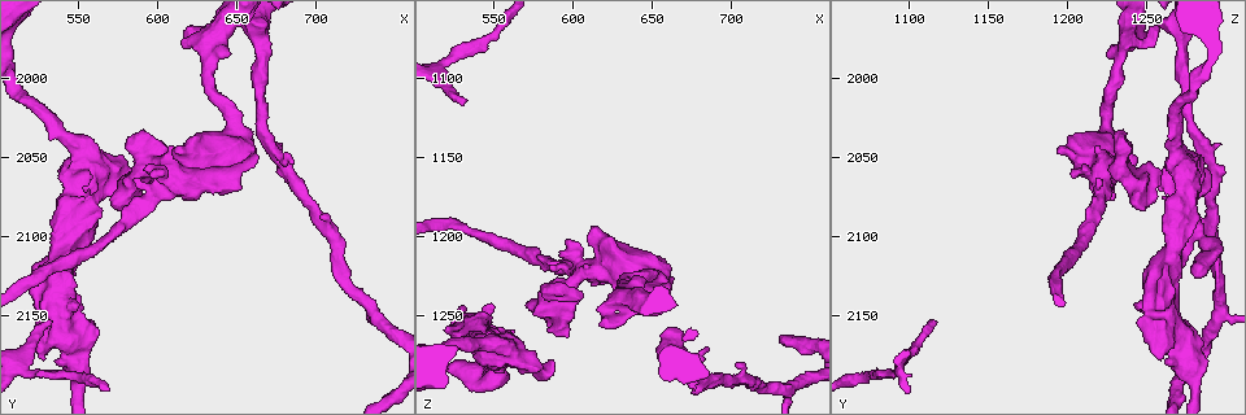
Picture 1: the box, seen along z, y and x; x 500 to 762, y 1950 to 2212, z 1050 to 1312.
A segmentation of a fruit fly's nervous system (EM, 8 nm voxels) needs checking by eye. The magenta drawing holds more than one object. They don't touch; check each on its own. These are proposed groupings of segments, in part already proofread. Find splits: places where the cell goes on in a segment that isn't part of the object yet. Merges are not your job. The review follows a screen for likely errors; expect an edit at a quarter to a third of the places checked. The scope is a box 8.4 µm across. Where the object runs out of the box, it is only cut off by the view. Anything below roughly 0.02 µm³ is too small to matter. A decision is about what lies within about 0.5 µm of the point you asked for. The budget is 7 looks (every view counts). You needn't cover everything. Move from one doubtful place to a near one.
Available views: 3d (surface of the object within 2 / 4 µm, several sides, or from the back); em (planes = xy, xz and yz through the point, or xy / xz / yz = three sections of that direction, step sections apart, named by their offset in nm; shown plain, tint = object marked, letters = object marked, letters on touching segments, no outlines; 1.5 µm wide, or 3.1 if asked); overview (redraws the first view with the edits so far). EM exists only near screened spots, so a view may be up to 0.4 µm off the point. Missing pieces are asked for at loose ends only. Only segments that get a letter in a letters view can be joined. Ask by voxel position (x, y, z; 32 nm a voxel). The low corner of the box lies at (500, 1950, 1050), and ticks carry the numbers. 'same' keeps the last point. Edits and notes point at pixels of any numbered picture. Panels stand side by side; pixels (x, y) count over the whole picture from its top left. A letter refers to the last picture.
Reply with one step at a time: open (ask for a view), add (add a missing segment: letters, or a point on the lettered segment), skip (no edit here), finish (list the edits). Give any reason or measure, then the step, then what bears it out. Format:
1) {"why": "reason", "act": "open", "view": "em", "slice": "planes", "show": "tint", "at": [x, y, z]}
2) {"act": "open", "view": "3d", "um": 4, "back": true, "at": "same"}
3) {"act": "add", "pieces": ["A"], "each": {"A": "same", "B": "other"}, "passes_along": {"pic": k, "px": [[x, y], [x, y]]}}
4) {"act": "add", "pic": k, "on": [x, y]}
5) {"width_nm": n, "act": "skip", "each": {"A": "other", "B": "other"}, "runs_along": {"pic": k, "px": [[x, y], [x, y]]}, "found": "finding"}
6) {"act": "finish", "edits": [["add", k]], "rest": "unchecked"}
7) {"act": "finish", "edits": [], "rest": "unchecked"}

{"why": "branch stops here", "act": "open", "view": "em", "slice": "xy", "step": 8, "show": "letters", "at": [582, 2068, 1260]}

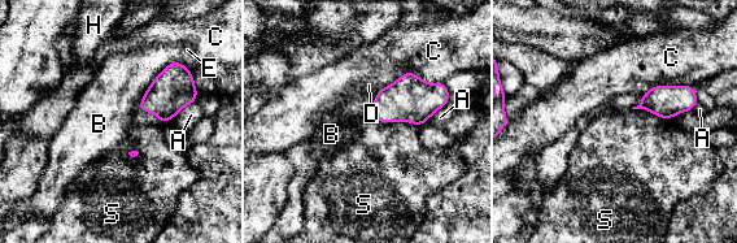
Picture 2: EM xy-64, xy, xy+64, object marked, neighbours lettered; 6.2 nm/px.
{"act": "open", "view": "em", "slice": "planes", "show": "letters", "at": "same"}

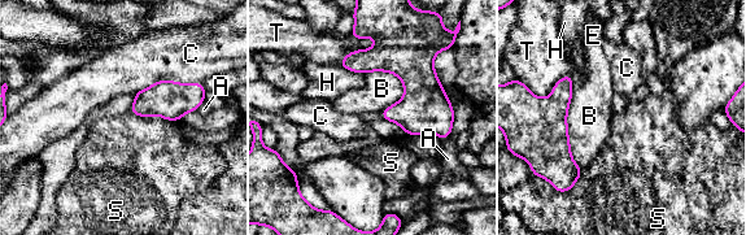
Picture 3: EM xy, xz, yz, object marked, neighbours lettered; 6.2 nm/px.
{"act": "skip", "each": {"A": "other", "B": "other", "C": "other", "E": "other", "H": "other", "S": "other", "T": "other"}, "found": "none of them fits"}

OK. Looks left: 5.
{"why": "branch stops here", "act": "open", "view": "em", "slice": "planes", "show": "letters", "at": [520, 2120, 1284]}

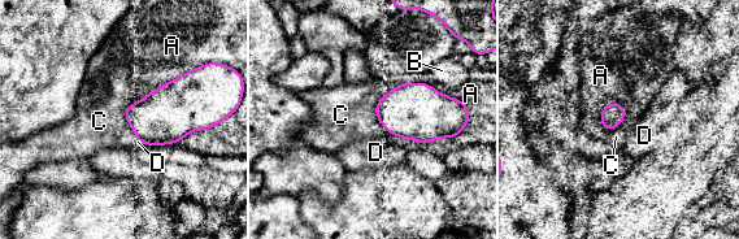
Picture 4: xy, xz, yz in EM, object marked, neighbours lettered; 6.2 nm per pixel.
{"act": "skip", "each": {"A": "other", "B": "other", "C": "other", "D": "other"}, "found": "none of them fits"}

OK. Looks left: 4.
{"why": "free end", "act": "open", "view": "3d", "um": 4, "at": [532, 2154, 1114]}

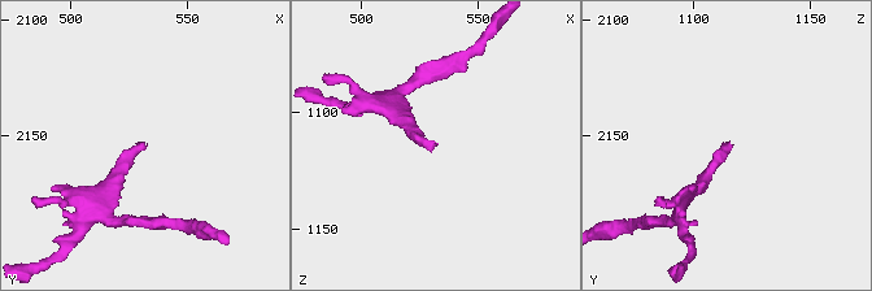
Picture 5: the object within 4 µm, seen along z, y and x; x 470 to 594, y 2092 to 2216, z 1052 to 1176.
{"act": "open", "view": "em", "slice": "yz", "step": 8, "show": "tint", "at": [532, 2154, 1114]}

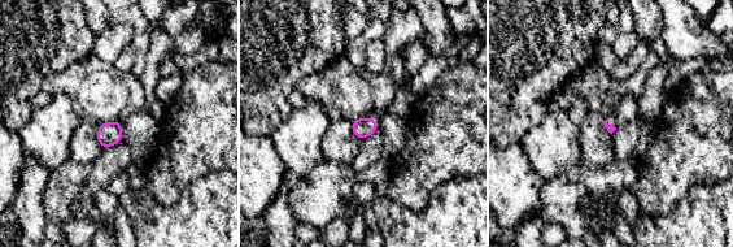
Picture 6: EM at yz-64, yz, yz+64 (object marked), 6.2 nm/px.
{"act": "open", "view": "em", "slice": "yz", "step": 8, "show": "letters", "at": "same"}

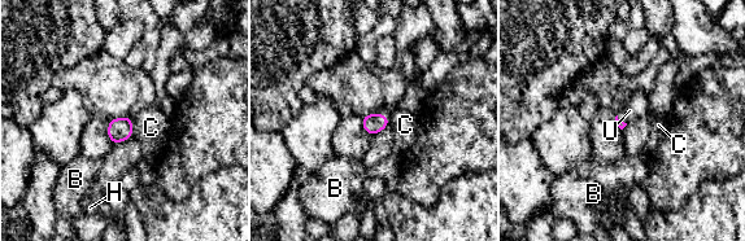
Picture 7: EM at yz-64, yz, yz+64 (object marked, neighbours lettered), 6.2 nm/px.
{"longest_contact_nm": ["C", 130], "act": "add", "pieces": ["U"], "each": {"B": "other", "C": "other", "H": "other", "U": "same"}, "passes_along": {"pic": 7, "px": [[373, 123], [384, 117], [387, 110]]}, "found": "the cell continues"}

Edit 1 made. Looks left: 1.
{"act": "finish", "edits": [["add", 7]], "rest": "unchecked"}

